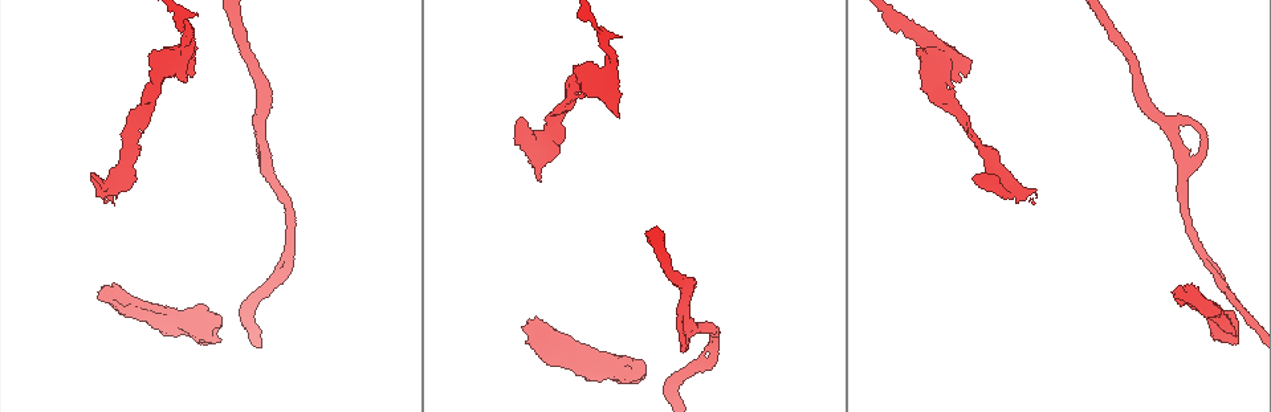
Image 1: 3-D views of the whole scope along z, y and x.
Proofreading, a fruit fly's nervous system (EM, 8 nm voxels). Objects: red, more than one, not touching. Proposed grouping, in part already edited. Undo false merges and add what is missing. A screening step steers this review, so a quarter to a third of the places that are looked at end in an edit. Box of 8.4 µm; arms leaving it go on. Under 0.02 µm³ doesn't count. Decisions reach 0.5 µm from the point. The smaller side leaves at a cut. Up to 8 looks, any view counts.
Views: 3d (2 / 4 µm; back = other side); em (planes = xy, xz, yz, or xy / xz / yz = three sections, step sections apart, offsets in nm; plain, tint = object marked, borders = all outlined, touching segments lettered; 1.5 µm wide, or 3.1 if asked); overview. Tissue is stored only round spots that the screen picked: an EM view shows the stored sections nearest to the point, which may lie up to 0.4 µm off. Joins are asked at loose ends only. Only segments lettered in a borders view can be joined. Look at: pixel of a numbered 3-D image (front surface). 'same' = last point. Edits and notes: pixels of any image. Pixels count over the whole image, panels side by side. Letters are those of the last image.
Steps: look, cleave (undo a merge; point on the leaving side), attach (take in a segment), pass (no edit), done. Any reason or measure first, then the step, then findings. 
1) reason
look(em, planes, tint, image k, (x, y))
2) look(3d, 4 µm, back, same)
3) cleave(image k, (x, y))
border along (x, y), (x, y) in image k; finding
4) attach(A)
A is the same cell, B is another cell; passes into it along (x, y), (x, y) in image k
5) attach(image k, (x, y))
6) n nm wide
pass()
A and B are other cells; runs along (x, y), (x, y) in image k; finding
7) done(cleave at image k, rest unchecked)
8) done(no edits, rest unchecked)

long arm stops here
look(em, xz, step 4, borders, image 1, (106, 286))

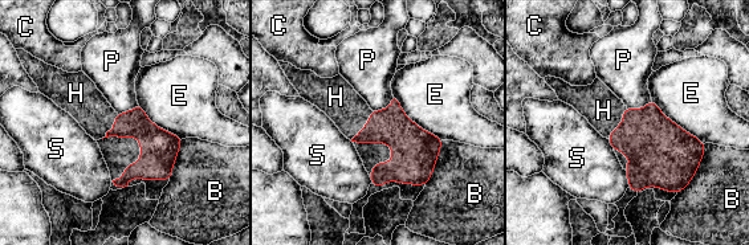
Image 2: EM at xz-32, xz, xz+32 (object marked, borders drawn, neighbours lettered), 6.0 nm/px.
look(em, planes, borders, same)

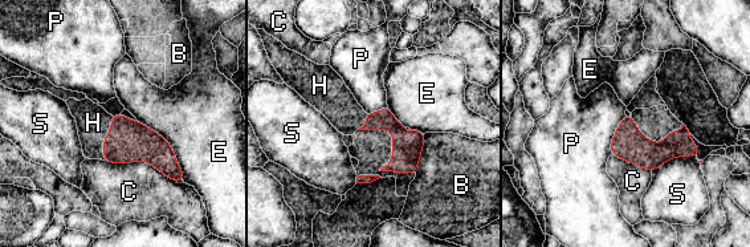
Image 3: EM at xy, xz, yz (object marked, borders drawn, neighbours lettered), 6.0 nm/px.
attach(H)
H is the same cell, B, C, E, P and S are other cells; passes into it along (126, 141), (105, 138), (93, 122) in image 3; it goes on there

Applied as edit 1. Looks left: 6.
redraw
look(overview)

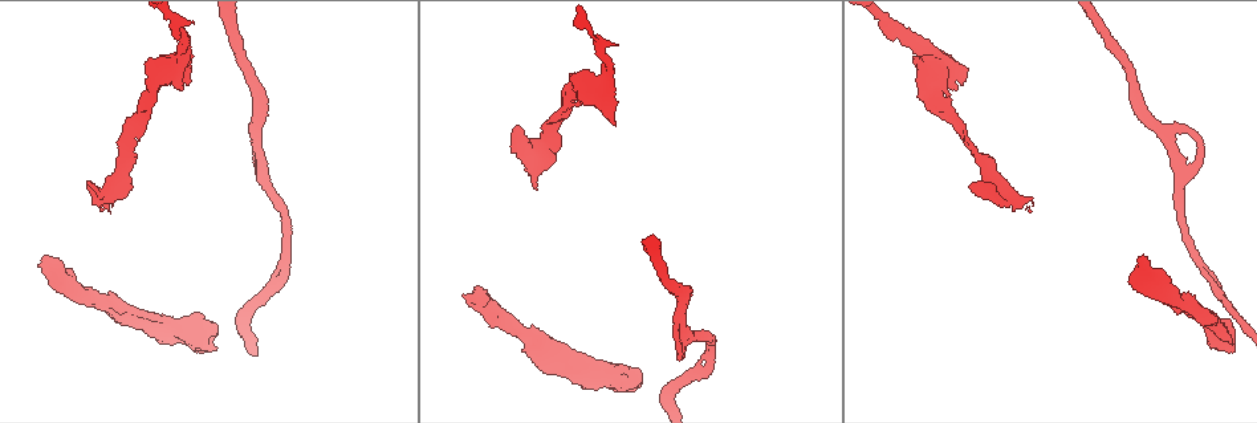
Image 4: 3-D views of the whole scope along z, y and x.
calibre changes
look(3d, 4 µm, back, image 4, (564, 94))

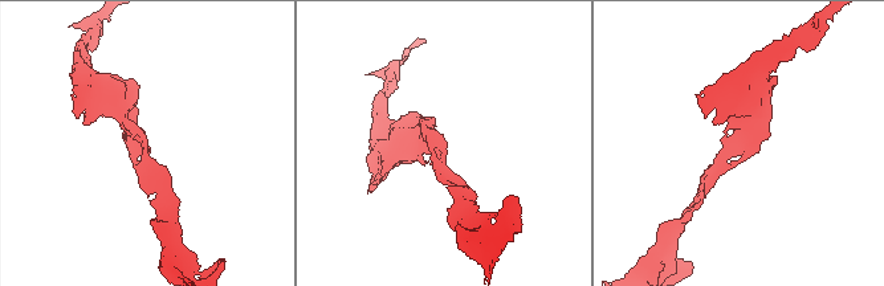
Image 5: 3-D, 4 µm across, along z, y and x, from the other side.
look(em, xy, step 8, borders, image 5, (443, 146))

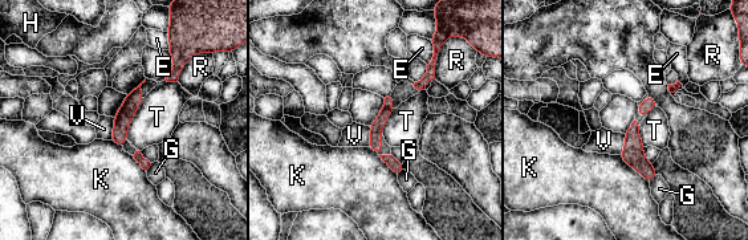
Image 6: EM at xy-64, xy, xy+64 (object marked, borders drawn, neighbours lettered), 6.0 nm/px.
T touches over 280 nm
pass()
E, G, H, K, R, T and V are other cells; border along (114, 118), (110, 139) in image 6; all the same neuron

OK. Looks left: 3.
thin end
look(em, yz, step 8, tint, image 4, (1033, 202))

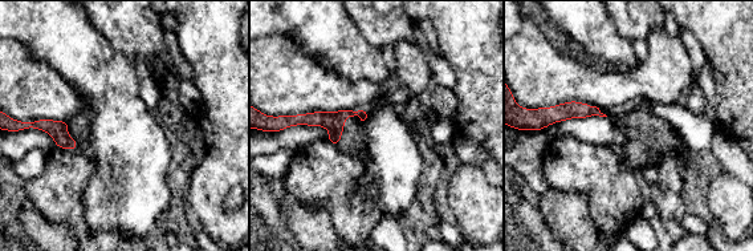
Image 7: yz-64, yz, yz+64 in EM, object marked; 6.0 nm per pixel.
look(em, planes, borders, same)

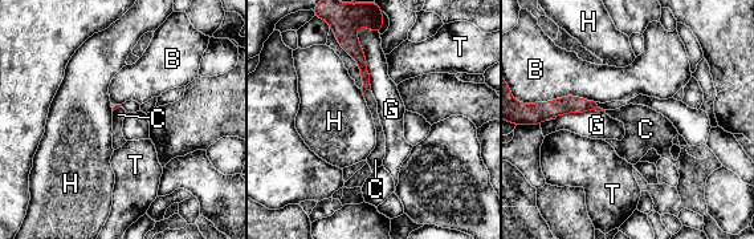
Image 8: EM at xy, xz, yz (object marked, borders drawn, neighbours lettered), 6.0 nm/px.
attach(C)
C is the same cell, B, G, H and T are other cells; it goes on there

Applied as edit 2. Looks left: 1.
done(attach at image 3, attach at image 8, rest unchecked)

